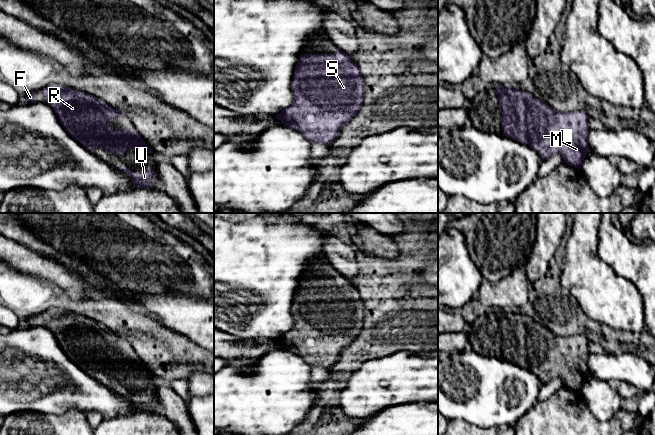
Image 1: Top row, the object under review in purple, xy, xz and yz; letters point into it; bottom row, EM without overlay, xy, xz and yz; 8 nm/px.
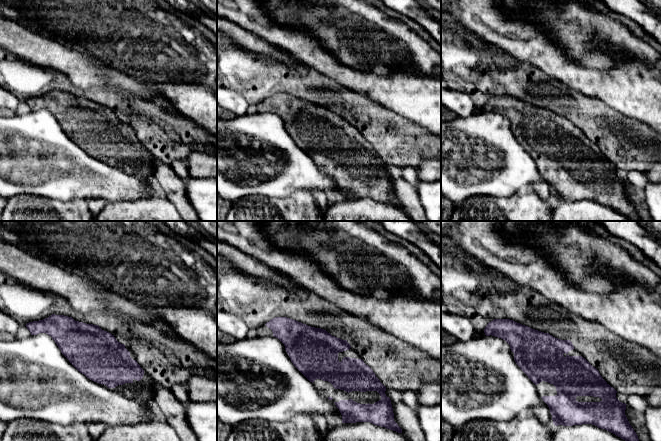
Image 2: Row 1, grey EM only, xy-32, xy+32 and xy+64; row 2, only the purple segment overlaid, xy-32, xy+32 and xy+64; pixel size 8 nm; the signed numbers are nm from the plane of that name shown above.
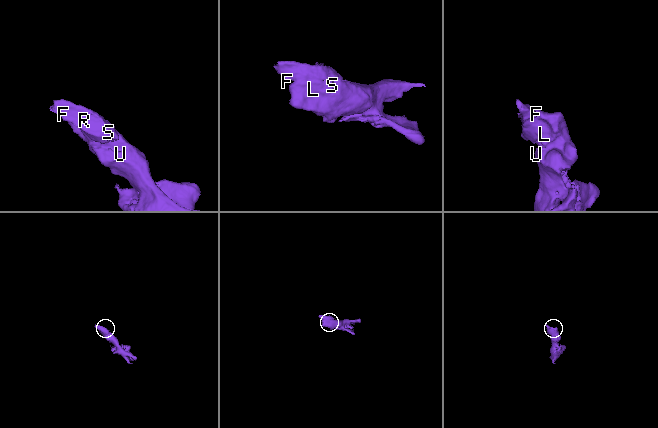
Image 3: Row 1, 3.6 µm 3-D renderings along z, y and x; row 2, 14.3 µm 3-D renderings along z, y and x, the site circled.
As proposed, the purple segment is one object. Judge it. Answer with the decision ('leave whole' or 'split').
leave whole

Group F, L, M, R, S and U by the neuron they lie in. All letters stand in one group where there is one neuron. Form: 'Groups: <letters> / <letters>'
Groups: F L M R S U

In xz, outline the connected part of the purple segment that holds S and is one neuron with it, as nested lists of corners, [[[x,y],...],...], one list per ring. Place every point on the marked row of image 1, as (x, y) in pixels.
[[[340,49],[330,54],[301,54],[291,81],[293,103],[276,115],[284,126],[300,132],[310,143],[329,145],[341,127],[360,111],[365,95],[365,82],[357,63]]]

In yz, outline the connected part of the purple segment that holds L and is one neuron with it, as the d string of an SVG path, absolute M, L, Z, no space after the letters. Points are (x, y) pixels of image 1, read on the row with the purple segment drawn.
M498 85L494 92L501 108L503 136L518 143L528 144L543 161L552 155L560 154L563 156L565 164L580 169L586 154L591 151L587 139L590 129L589 117L586 112L577 110L559 112L531 93L524 92L516 86L506 89Z

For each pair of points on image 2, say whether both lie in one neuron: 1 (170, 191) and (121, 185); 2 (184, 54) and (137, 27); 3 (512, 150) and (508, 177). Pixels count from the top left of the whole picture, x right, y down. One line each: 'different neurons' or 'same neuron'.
1: different neurons
2: same neuron
3: same neuron

